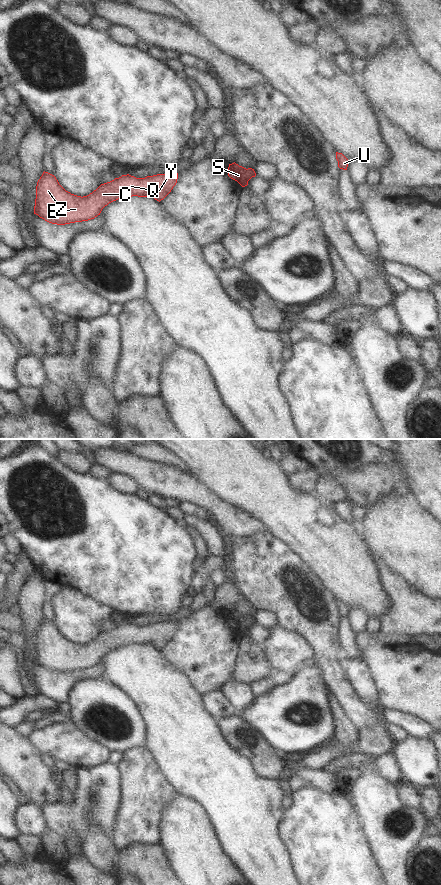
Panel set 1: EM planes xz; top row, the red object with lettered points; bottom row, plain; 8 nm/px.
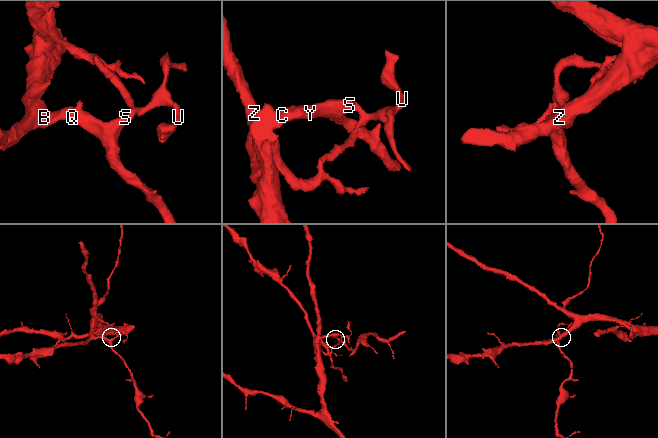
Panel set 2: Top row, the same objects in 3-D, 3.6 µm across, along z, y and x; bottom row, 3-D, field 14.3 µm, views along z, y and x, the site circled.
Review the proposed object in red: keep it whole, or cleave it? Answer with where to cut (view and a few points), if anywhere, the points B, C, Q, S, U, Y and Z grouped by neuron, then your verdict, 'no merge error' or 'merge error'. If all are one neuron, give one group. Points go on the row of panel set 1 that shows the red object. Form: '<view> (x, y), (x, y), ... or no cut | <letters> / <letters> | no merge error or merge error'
xz (246, 169), (248, 180) | B C Q S Y Z / U | merge error

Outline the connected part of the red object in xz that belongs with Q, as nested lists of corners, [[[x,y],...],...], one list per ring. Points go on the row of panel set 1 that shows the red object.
[[[44,171],[36,186],[34,214],[57,225],[88,221],[118,199],[138,196],[152,197],[160,202],[171,192],[177,179],[178,173],[173,171],[145,178],[127,174],[81,197],[66,191],[54,175]]]

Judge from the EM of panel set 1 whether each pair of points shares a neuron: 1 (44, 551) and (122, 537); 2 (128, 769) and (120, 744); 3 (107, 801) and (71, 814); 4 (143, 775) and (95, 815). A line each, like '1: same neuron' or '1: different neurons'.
1: same neuron
2: different neurons
3: same neuron
4: different neurons

